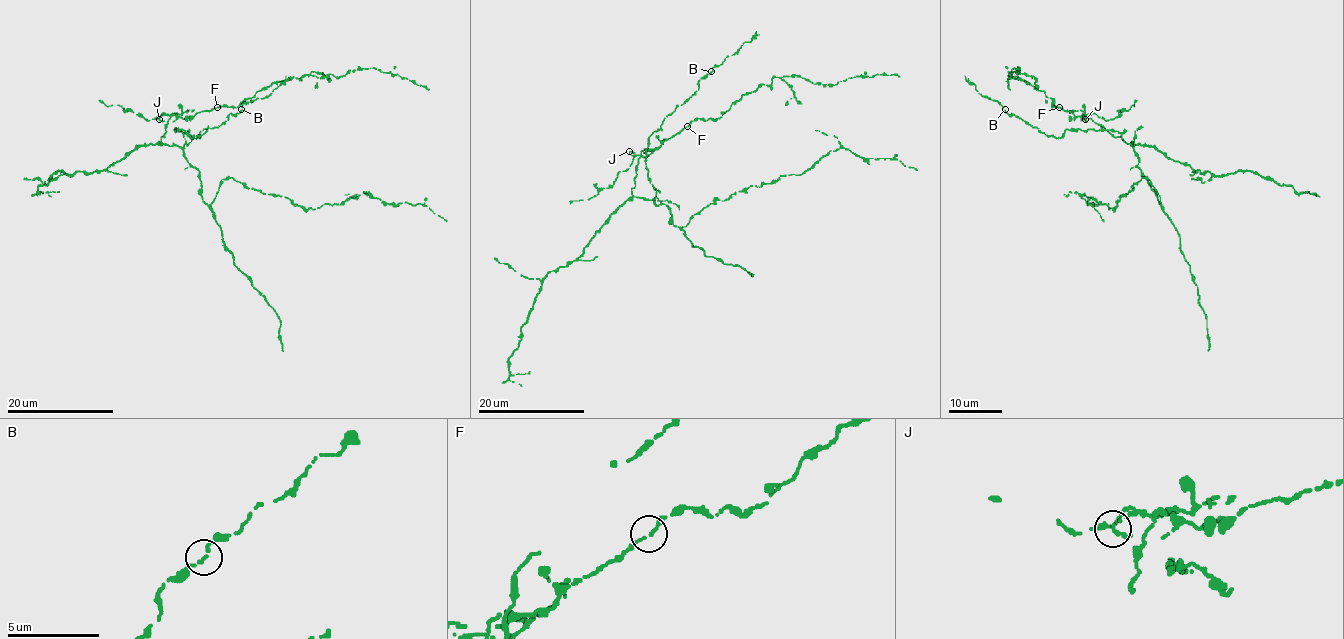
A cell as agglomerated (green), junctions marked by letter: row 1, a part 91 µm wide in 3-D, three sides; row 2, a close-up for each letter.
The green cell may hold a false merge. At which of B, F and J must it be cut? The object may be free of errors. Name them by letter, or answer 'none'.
J

